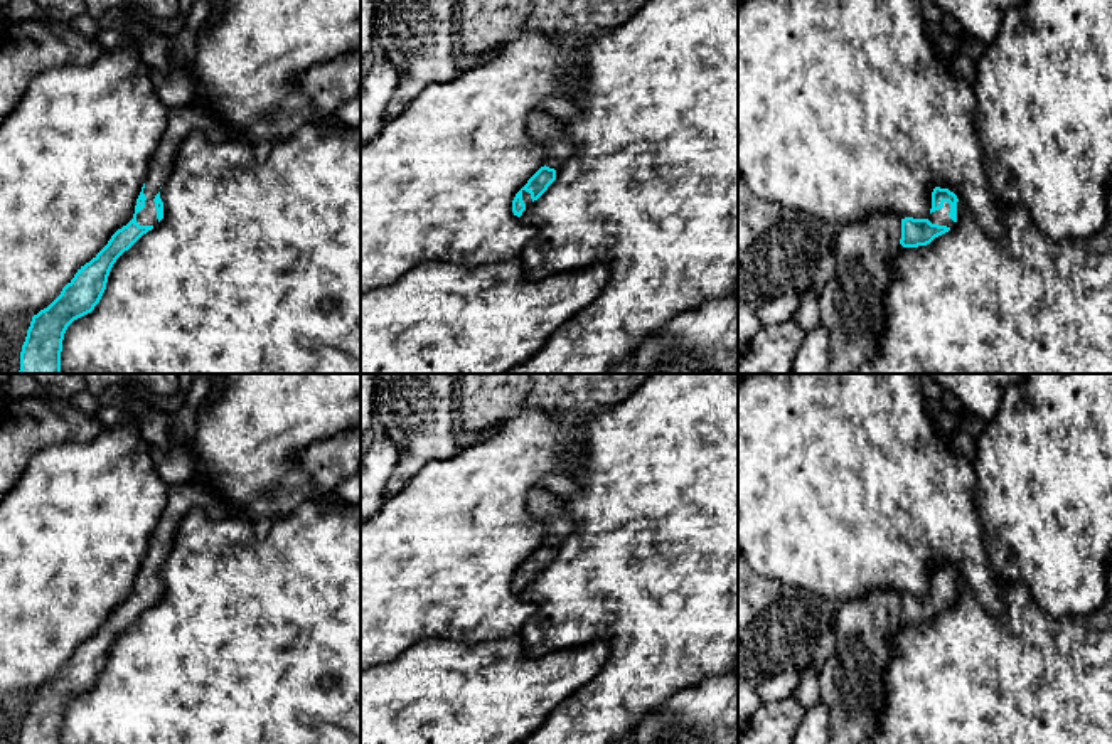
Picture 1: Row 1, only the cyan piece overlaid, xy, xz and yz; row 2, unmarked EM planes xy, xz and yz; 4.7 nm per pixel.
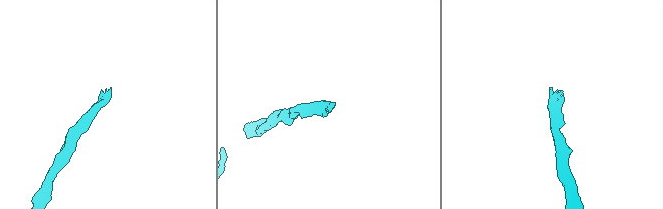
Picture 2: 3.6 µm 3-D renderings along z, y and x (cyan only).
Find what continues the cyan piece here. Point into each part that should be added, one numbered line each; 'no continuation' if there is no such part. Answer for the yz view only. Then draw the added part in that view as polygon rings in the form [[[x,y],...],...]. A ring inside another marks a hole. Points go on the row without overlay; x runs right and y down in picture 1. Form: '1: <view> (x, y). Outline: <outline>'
1: yz (940, 593). Outline: [[[944,579],[942,586],[938,586],[928,593],[928,598],[932,601],[947,603],[952,606],[955,603],[955,599],[950,596],[949,589],[950,589],[950,581]]]

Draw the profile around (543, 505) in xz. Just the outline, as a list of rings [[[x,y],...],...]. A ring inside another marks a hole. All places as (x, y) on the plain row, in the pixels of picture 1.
[[[537,485],[527,493],[527,510],[546,525],[544,542],[558,547],[573,530],[573,518],[559,497]]]

